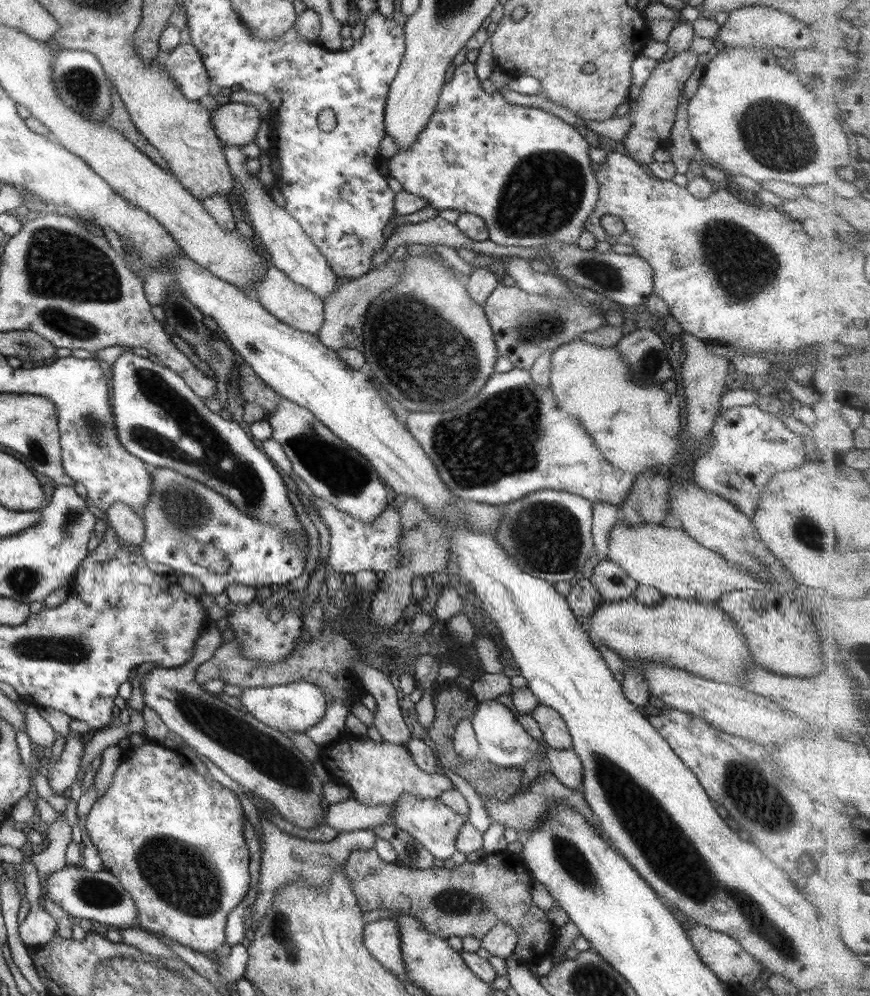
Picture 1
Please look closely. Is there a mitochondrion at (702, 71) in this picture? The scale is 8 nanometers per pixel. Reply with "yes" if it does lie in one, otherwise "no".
no

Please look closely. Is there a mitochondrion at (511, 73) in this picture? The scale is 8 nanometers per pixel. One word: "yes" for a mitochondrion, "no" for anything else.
no

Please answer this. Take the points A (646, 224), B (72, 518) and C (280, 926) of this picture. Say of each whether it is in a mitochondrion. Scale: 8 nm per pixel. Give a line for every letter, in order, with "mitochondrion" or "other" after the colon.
A: other
B: mitochondrion
C: mitochondrion

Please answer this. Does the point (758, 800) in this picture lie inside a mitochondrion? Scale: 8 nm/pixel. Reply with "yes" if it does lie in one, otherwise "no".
yes

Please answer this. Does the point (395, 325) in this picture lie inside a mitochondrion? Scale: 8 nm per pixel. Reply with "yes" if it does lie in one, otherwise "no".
yes

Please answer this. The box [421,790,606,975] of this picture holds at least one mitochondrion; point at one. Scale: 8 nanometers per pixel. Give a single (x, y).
(569, 859)

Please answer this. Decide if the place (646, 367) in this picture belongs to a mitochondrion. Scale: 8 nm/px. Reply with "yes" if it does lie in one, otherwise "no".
yes

